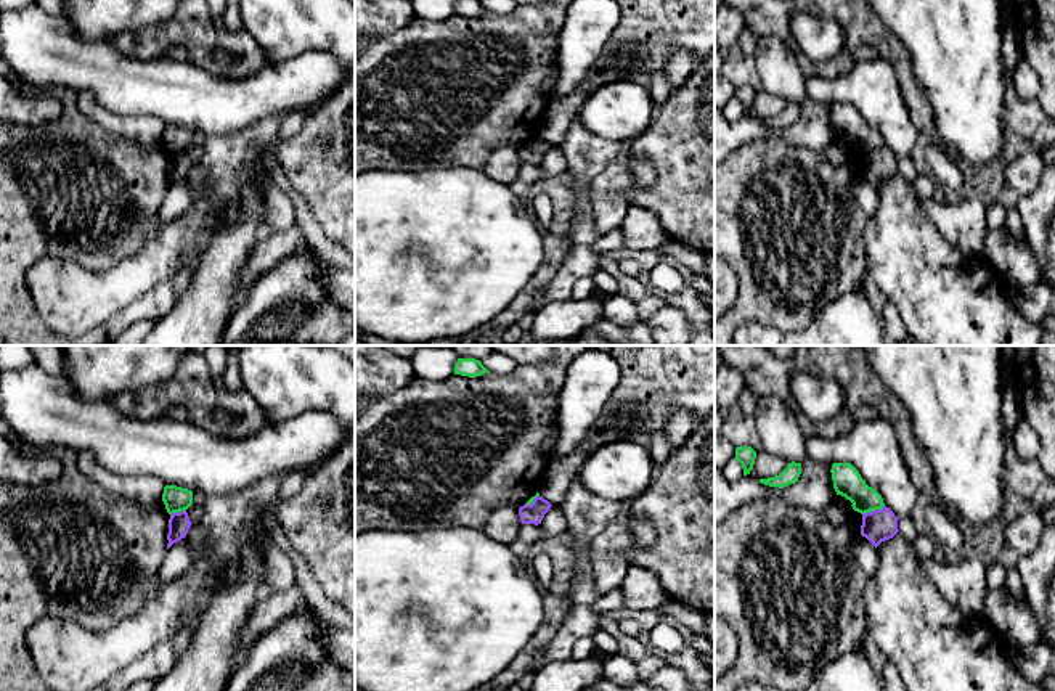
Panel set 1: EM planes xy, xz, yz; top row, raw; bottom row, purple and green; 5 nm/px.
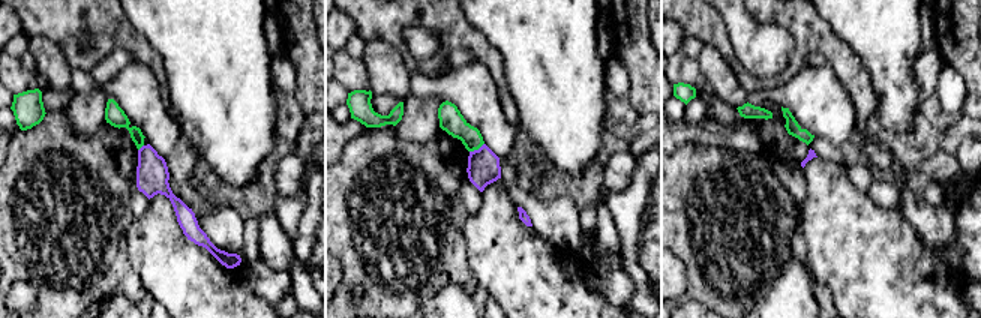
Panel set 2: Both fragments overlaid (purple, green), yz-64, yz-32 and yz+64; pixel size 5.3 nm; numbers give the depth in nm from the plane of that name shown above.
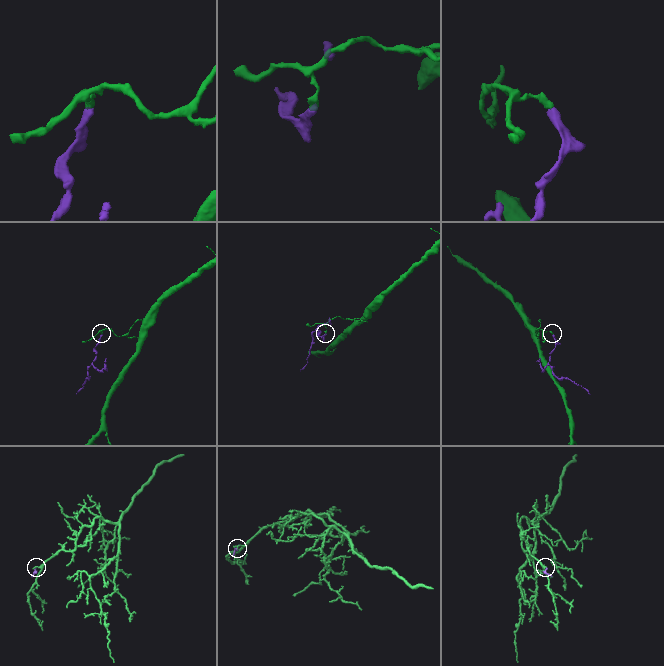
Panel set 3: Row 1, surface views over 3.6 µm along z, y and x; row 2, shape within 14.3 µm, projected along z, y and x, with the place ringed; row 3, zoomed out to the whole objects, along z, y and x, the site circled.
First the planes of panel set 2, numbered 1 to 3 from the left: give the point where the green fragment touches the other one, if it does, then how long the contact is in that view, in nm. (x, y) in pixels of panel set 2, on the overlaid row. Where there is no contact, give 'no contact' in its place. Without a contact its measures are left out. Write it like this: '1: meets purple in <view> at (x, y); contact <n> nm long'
1: meets purple in yz-64 at (141, 147); contact 50 nm long
2: meets purple in yz-32 at (476, 150); contact 90 nm long
3: no contact

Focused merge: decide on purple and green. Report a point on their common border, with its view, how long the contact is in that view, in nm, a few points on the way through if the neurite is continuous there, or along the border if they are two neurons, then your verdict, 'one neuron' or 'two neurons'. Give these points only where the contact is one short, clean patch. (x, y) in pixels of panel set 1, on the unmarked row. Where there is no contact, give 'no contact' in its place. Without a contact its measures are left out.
meets purple in yz at (872, 151); contact 120 nm long; border along yz (883, 145), (863, 155); two neurons

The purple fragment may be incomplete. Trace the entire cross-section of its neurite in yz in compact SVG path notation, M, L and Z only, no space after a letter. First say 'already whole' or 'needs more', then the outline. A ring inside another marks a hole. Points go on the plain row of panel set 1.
already whole; M883 146L882 149L862 154L861 175L875 188L882 182L893 178L898 172L898 157L890 148Z

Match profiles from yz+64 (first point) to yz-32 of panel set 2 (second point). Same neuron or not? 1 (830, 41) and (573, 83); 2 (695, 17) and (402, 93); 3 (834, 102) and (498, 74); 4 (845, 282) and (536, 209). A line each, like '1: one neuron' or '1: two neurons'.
1: two neurons
2: two neurons
3: two neurons
4: two neurons

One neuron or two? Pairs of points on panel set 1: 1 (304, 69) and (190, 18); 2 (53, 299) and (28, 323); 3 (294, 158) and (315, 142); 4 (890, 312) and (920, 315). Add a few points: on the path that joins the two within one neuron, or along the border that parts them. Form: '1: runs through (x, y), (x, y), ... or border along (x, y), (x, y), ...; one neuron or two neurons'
1: border along (267, 63), (256, 71); two neurons
2: border along (31, 307), (52, 328); two neurons
3: runs through (299, 158), (310, 147); one neuron
4: border along (887, 299), (893, 304), (906, 328); two neurons

